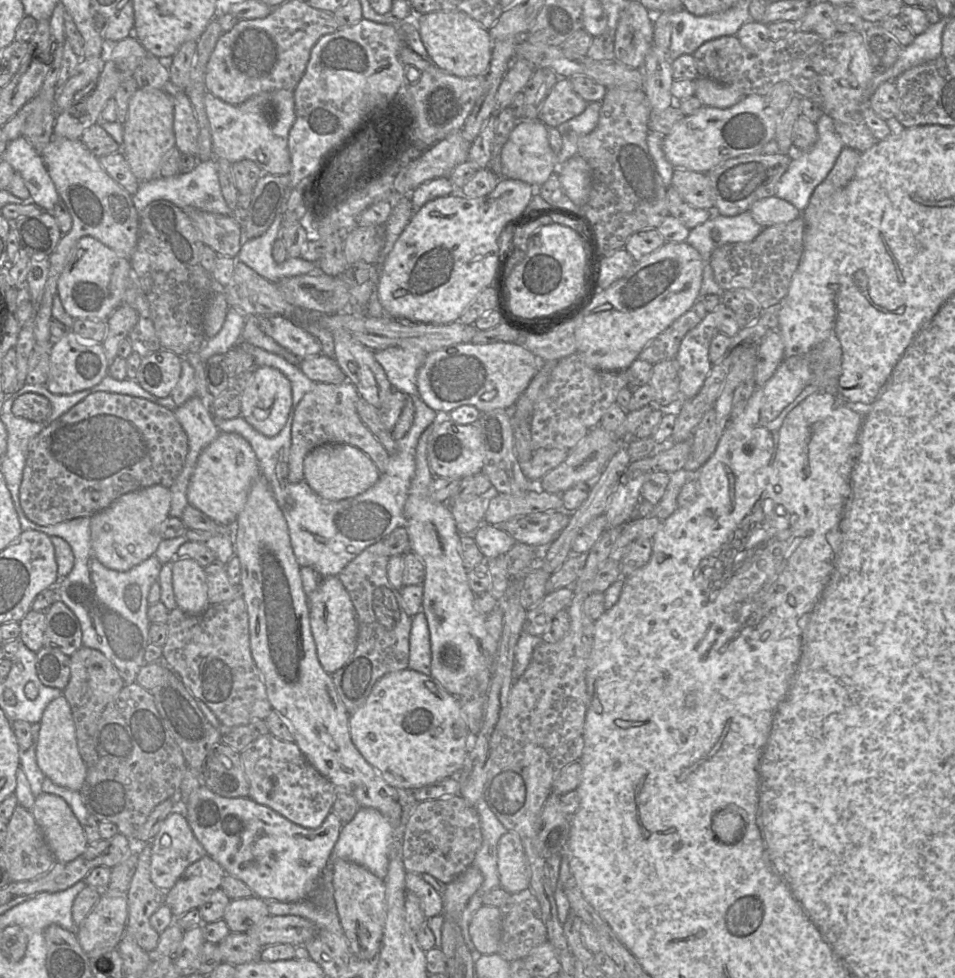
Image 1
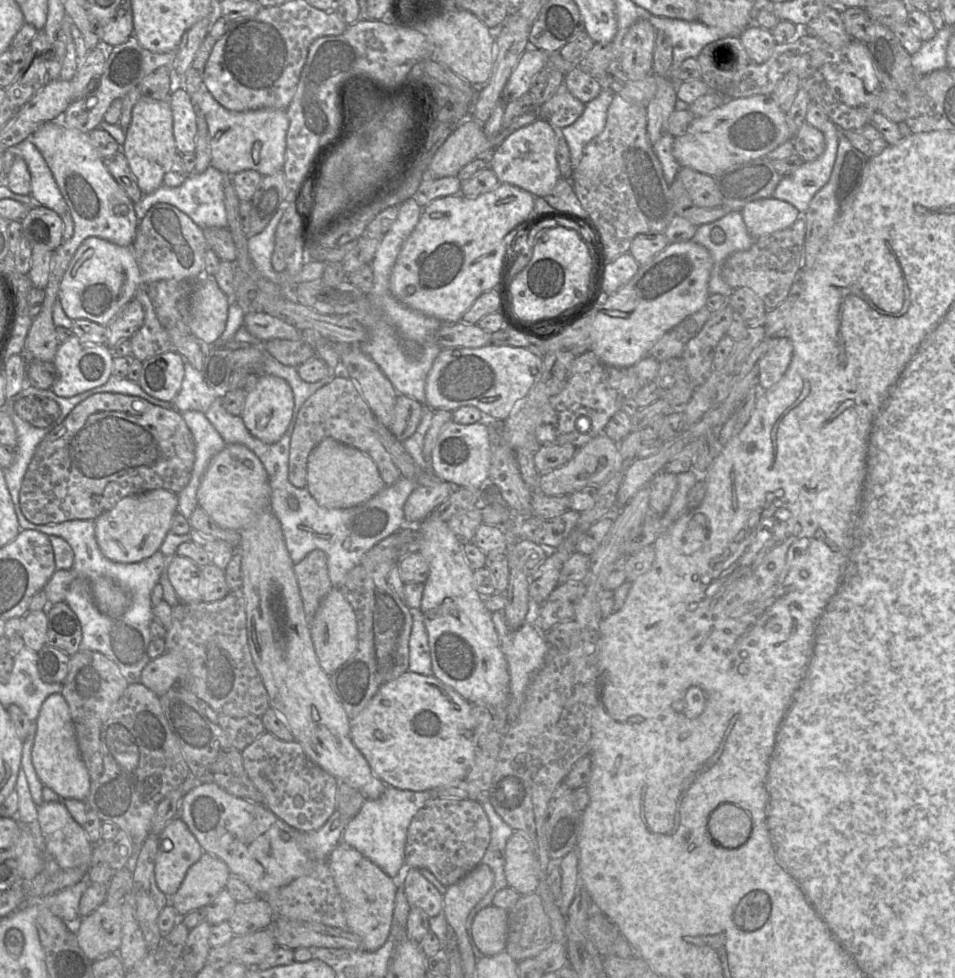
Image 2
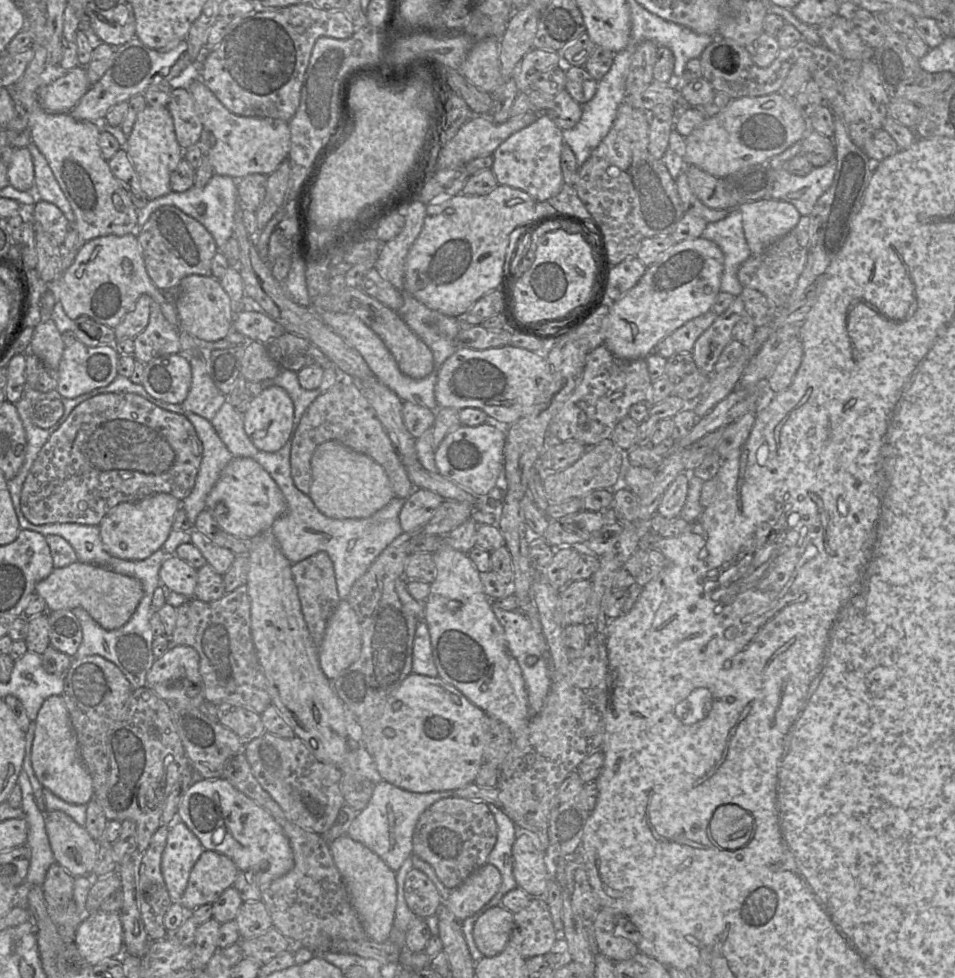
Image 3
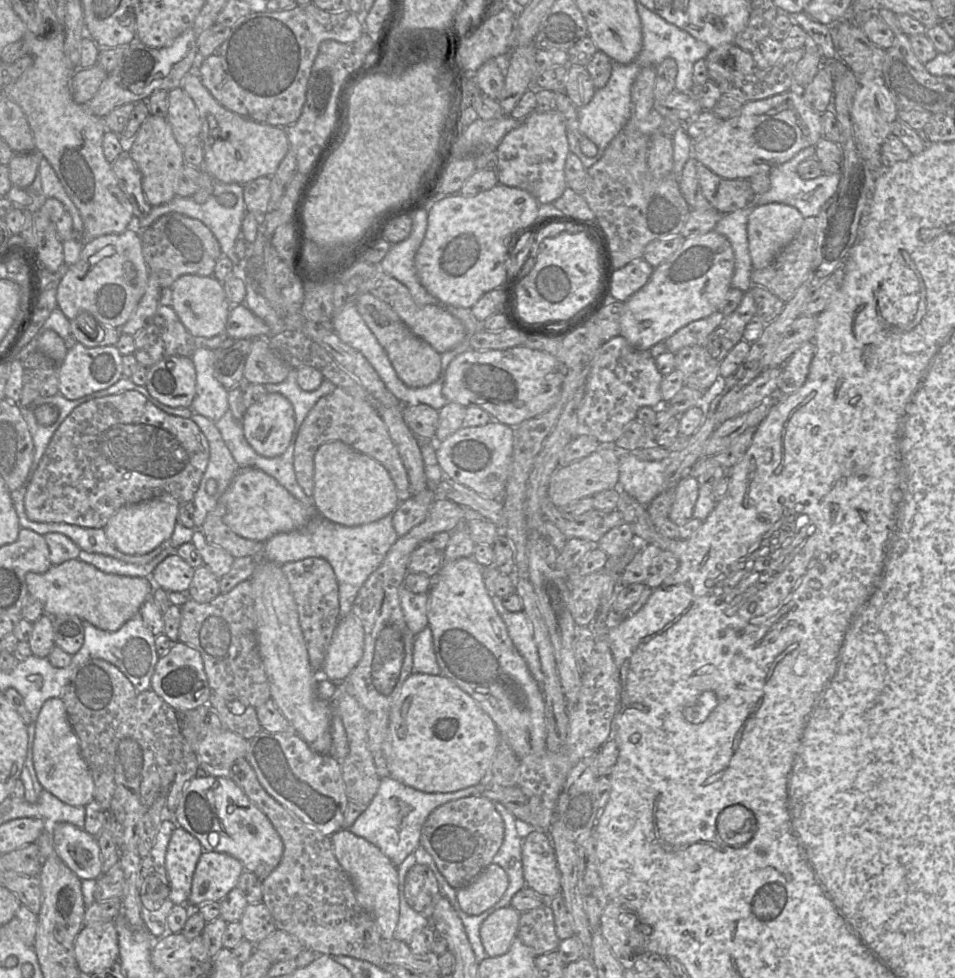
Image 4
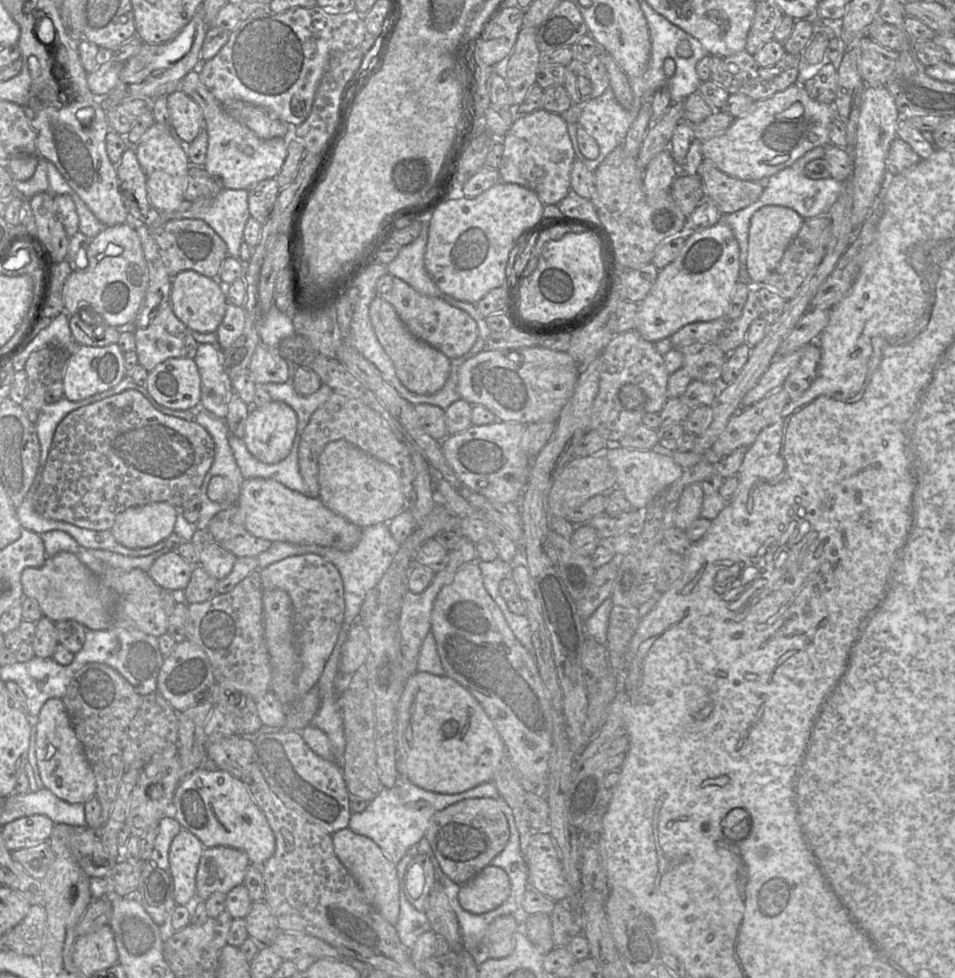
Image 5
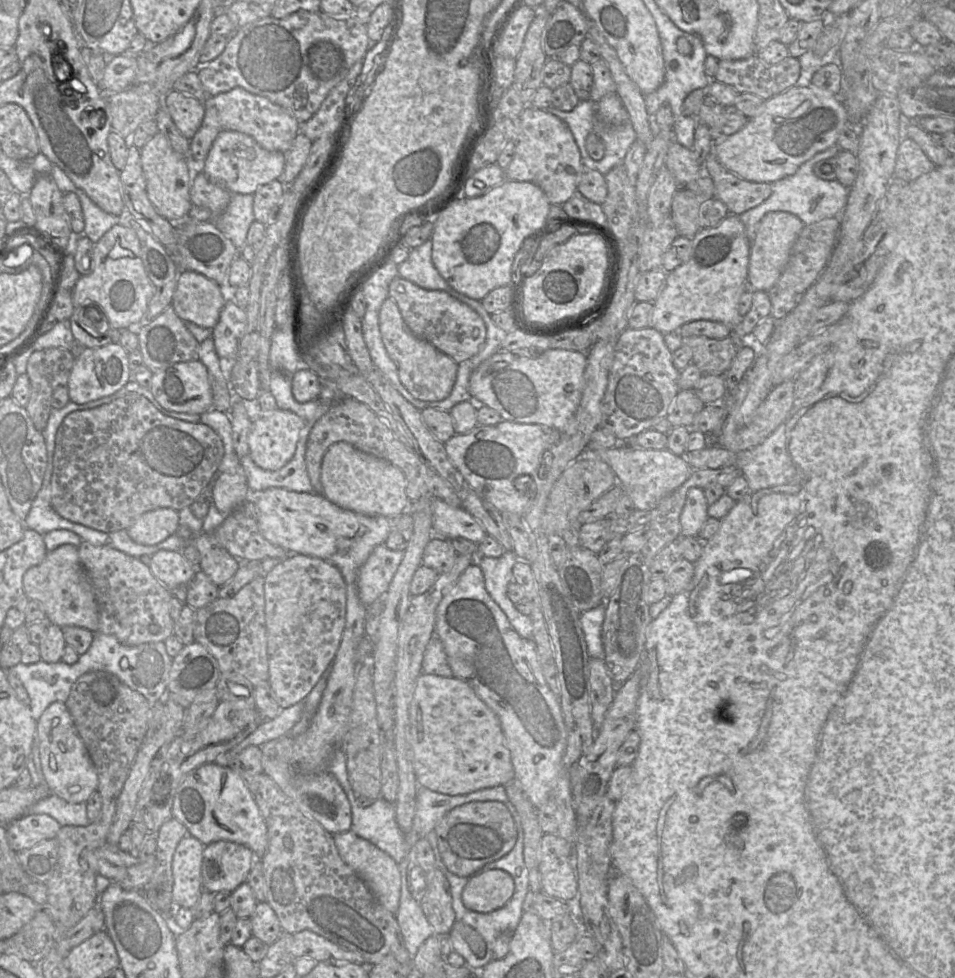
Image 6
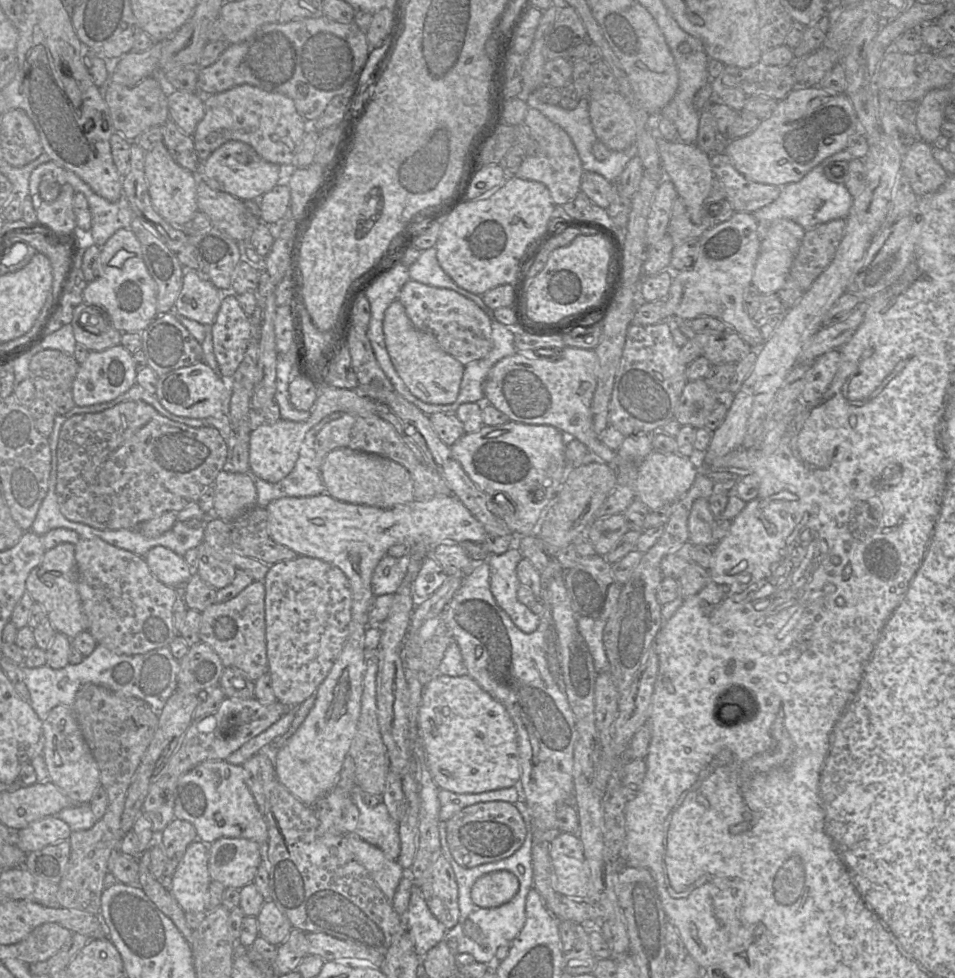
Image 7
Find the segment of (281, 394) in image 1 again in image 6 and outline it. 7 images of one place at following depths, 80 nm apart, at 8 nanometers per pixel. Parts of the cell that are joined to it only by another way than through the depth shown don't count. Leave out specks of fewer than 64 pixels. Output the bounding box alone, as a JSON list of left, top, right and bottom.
[248,408,305,471]

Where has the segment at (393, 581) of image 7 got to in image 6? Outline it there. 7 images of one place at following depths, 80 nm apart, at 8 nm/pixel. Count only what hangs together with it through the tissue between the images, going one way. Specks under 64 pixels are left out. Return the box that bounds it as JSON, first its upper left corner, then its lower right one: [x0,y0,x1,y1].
[358,543,404,605]

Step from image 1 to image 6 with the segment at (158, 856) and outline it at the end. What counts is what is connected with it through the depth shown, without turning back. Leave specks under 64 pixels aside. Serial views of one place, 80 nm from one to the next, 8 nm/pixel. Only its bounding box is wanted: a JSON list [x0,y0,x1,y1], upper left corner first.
[172,834,205,909]

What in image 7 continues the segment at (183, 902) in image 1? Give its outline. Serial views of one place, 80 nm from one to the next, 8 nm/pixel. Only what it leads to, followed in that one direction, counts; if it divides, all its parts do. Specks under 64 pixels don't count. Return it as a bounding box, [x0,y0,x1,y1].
[208,838,264,888]

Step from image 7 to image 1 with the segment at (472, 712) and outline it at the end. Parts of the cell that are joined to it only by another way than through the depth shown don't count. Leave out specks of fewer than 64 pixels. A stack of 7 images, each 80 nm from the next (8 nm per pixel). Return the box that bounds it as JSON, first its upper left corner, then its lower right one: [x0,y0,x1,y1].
[349,668,470,789]

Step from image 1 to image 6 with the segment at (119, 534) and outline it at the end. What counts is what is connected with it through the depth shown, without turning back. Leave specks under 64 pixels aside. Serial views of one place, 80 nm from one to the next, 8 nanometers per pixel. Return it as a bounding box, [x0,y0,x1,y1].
[126,508,179,545]

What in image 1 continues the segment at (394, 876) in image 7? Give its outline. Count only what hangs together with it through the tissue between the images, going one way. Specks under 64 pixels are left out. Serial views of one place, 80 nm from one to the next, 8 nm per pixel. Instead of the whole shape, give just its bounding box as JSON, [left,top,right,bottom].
[332,861,386,960]

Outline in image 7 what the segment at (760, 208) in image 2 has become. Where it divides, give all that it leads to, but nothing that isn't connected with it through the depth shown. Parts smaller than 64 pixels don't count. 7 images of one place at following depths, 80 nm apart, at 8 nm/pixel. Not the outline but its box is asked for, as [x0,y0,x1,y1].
[752,218,805,294]

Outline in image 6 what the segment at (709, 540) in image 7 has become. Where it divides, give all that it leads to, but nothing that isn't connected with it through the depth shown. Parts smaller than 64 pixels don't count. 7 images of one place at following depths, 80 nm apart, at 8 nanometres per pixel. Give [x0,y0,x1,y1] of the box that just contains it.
[680,487,708,537]

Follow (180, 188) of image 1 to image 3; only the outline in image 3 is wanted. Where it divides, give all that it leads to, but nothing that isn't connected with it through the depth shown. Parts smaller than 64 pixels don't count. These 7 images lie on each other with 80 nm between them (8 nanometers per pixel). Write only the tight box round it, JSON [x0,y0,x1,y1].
[137,173,238,250]

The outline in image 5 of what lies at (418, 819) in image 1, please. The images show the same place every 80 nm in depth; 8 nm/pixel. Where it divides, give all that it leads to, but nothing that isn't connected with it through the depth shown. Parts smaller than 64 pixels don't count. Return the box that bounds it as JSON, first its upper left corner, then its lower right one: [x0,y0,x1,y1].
[424,798,509,886]

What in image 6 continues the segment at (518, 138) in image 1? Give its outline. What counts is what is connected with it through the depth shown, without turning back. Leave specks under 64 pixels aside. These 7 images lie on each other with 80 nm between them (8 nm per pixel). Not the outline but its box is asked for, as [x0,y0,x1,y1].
[505,106,582,204]

